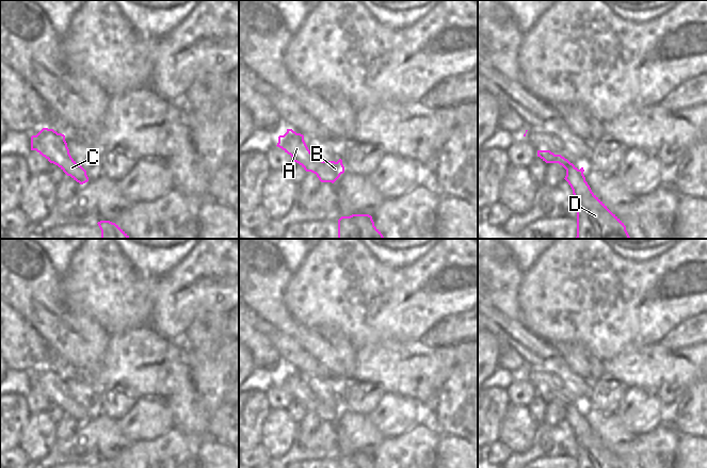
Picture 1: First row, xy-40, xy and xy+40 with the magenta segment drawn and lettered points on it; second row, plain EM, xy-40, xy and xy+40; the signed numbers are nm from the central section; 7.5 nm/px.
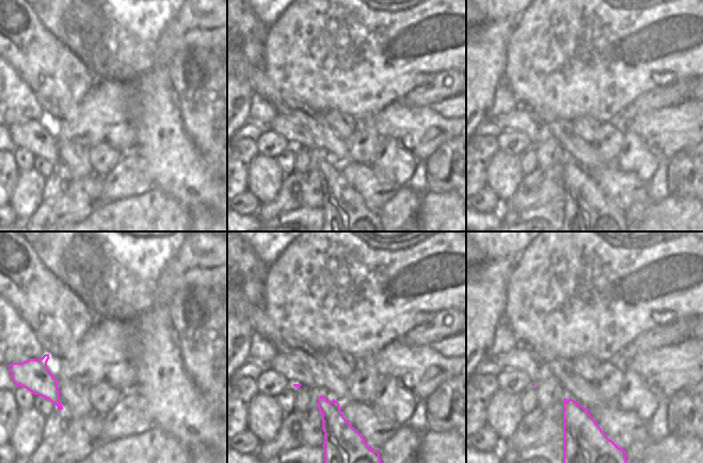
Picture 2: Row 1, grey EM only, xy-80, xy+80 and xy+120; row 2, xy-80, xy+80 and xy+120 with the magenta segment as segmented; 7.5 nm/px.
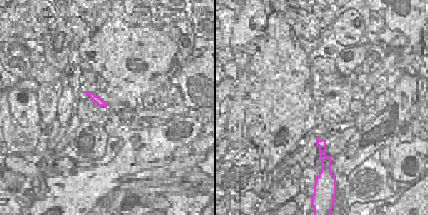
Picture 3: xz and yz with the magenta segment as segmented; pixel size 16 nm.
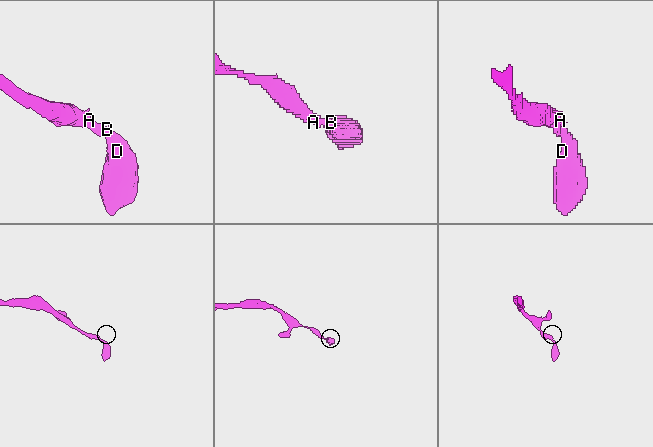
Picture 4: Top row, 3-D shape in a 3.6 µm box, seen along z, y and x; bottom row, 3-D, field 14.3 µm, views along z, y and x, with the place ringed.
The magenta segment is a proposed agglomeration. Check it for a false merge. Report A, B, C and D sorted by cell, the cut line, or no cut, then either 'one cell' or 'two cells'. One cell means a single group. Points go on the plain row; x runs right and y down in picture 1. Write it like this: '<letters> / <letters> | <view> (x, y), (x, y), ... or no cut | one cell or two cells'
A B C D | no cut | one cell

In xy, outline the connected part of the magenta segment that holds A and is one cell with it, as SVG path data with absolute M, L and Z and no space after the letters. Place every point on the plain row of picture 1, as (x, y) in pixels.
M287 368L284 374L278 375L277 386L291 394L306 410L317 414L321 421L334 422L344 411L342 399L322 400L318 398L307 386L304 374L292 368Z

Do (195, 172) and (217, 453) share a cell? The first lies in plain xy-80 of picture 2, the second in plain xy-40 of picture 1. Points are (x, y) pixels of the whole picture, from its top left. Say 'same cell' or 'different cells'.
different cells

